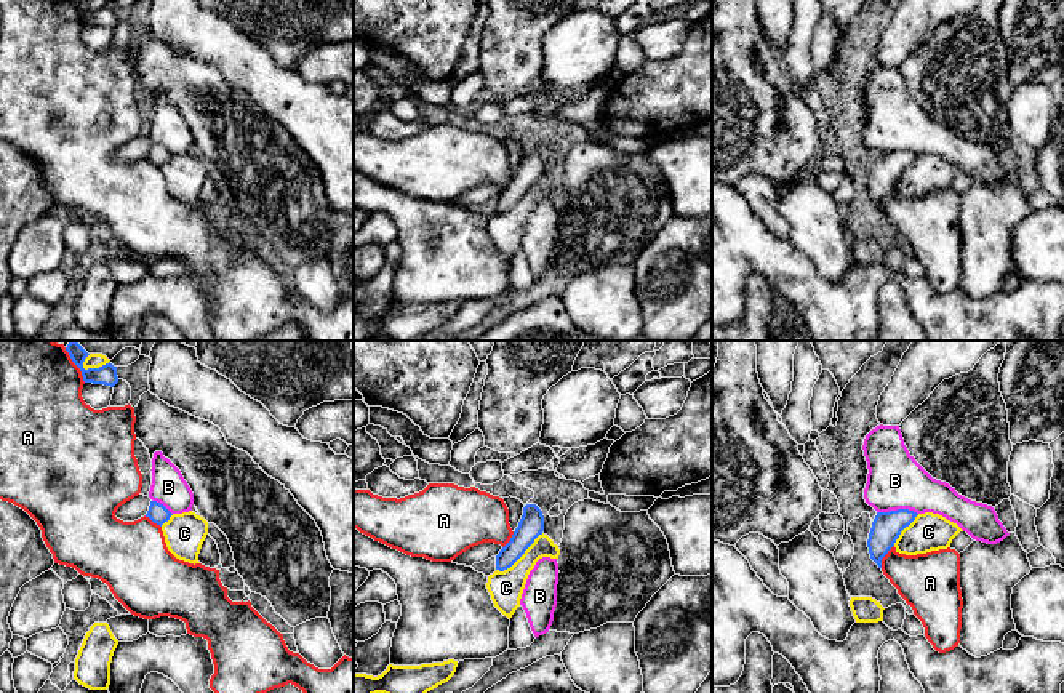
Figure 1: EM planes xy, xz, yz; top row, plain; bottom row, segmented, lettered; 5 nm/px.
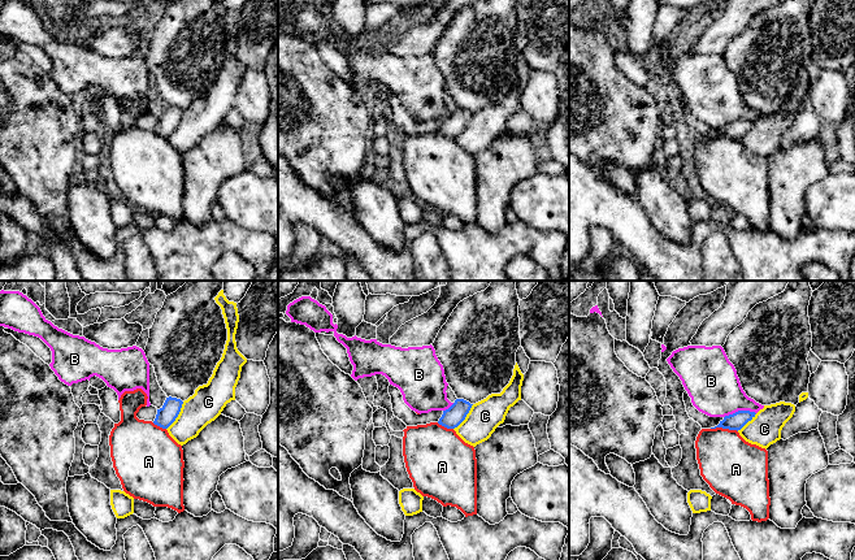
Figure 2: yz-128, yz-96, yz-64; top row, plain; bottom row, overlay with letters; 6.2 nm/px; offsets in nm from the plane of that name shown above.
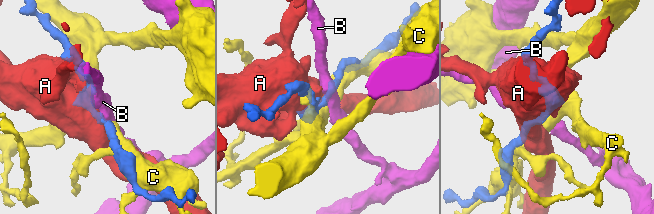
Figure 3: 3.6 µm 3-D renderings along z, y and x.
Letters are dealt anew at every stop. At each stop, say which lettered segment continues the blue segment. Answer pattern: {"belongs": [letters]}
{"belongs": []}

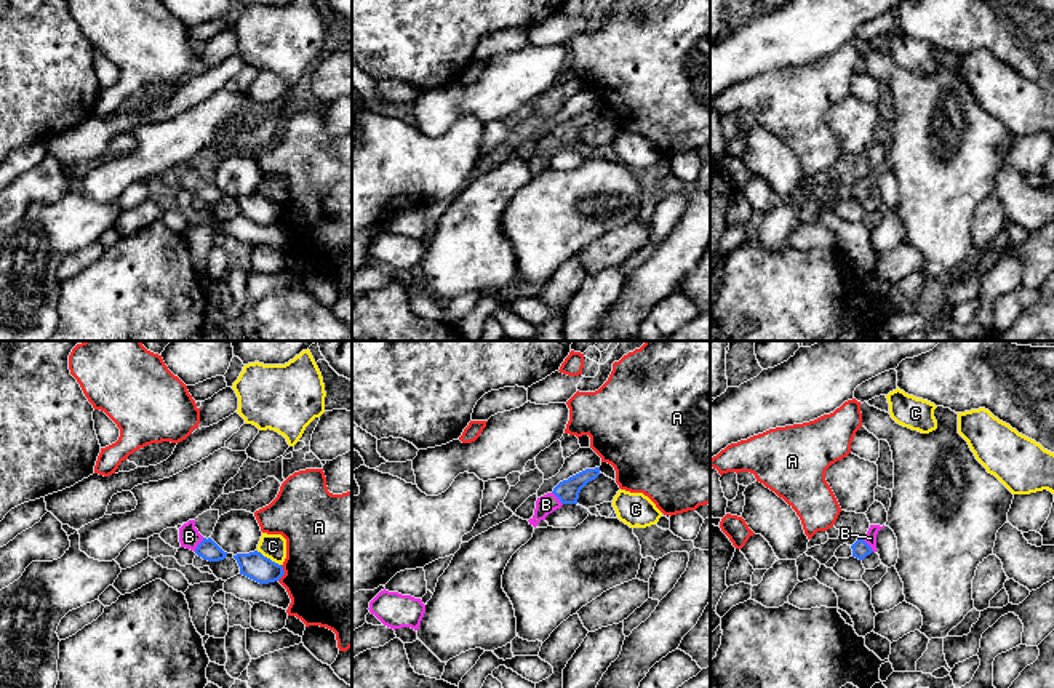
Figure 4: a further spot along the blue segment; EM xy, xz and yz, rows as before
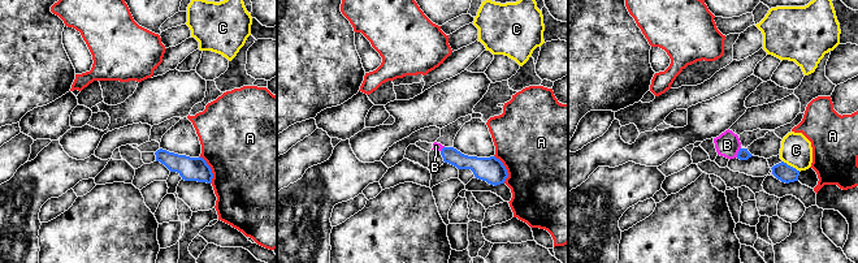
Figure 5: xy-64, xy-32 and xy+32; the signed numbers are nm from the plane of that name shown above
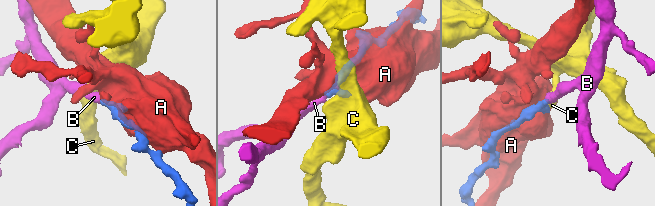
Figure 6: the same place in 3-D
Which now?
{"belongs": ["B"]}

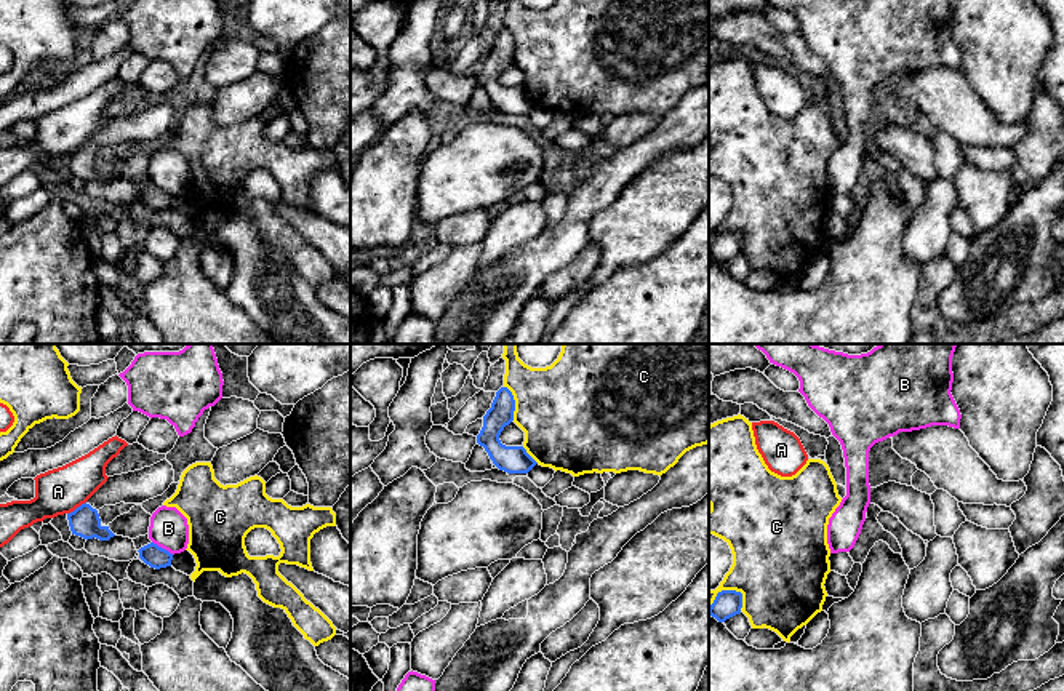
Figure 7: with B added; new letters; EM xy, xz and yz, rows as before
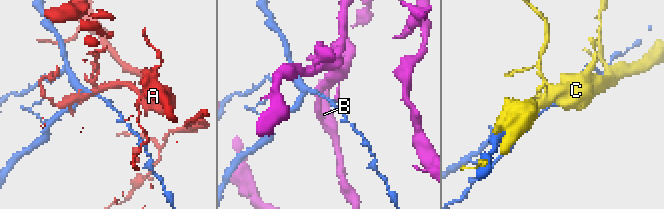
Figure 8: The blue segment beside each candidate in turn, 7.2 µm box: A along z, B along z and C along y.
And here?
{"belongs": []}

